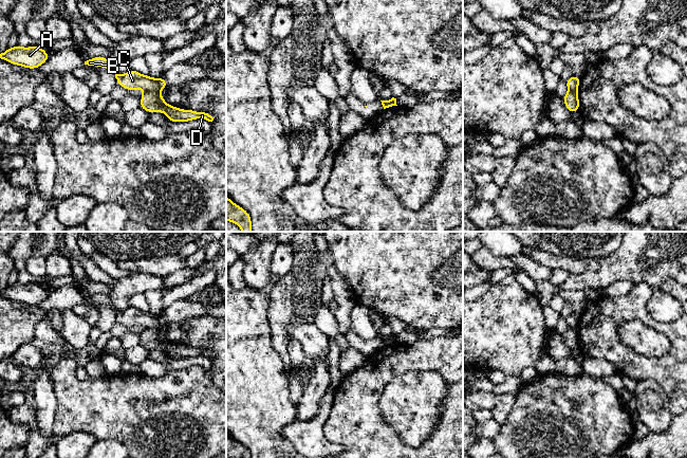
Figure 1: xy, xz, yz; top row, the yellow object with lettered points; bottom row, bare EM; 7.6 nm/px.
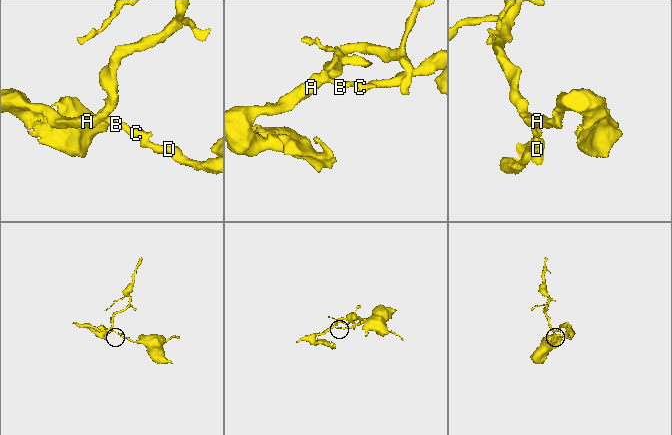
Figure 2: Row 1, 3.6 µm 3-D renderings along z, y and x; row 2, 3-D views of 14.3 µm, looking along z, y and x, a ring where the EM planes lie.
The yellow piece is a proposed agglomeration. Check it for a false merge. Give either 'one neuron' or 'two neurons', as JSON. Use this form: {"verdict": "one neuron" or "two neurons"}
{"verdict": "two neurons"}

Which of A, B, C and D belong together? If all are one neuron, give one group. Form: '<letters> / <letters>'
A B C / D

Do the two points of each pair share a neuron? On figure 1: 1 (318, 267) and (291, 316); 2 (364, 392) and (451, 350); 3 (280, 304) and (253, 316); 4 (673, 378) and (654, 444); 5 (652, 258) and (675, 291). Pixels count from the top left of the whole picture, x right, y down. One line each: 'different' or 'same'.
1: same
2: same
3: different
4: different
5: different

